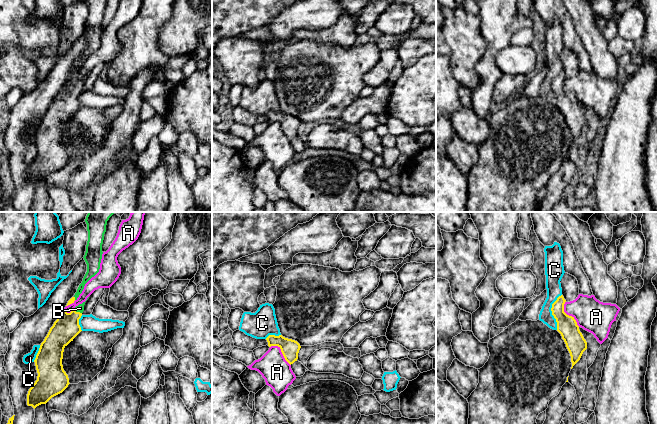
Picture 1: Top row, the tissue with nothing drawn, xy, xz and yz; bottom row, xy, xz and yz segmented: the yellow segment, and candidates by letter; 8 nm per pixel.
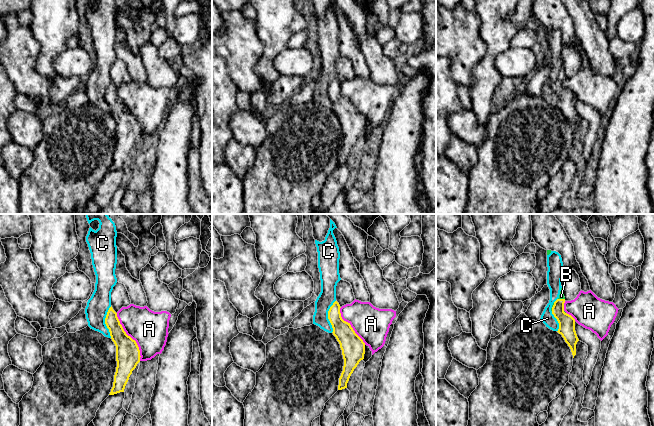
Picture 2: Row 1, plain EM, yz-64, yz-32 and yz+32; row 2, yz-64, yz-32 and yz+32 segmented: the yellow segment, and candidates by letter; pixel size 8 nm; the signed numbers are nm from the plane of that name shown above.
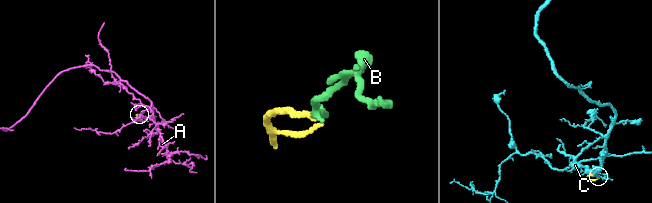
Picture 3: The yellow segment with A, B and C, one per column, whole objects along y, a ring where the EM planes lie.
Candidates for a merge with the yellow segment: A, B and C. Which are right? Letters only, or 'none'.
B

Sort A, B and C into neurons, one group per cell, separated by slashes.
A / B / C

